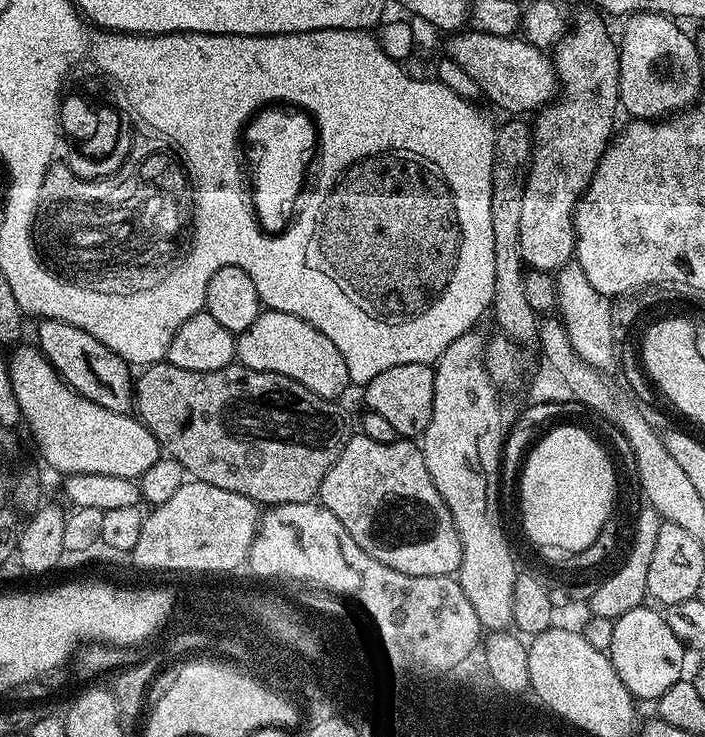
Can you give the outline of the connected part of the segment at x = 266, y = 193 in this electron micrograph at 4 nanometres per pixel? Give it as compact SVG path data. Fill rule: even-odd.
M266 108L258 112L244 131L246 152L250 154L250 198L261 229L269 234L279 234L291 223L304 172L311 156L313 159L318 142L315 123L307 113L278 109Z

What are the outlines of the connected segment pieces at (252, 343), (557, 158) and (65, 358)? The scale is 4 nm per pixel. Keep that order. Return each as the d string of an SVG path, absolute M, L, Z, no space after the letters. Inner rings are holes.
M261 311L252 325L236 336L236 360L250 370L282 374L327 400L340 398L350 388L346 361L338 346L334 346L322 330L314 330L310 322L294 318L294 314Z
M587 10L588 12L580 12L576 16L576 21L571 21L570 27L565 31L564 37L554 45L554 51L551 53L550 59L552 66L556 70L556 79L558 81L558 98L544 105L535 113L534 119L530 124L530 139L532 142L532 159L528 162L528 181L526 182L526 190L522 194L522 222L520 223L520 258L530 269L537 268L540 272L550 272L556 274L569 261L573 259L576 251L576 207L580 201L580 197L590 186L590 182L594 178L594 174L600 165L600 159L605 150L608 149L609 143L614 135L614 127L612 128L612 115L618 112L620 108L620 91L618 90L618 78L620 77L620 50L614 36L608 33L608 28L604 25L605 17L599 11Z
M58 319L40 320L37 323L36 340L40 352L51 362L59 376L82 398L98 402L111 412L128 412L134 404L134 372L125 360L110 346L102 346L94 334L78 330Z

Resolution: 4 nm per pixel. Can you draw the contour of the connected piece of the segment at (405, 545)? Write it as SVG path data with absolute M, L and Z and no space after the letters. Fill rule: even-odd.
M363 434L349 435L338 462L330 466L322 482L318 500L334 518L338 518L338 522L342 522L342 526L346 526L346 534L350 534L370 558L378 558L378 562L402 570L402 574L450 576L459 573L462 546L454 518L446 502L442 502L442 494L438 494L430 470L426 470L419 447L411 439L398 438L387 444L374 442L374 438Z

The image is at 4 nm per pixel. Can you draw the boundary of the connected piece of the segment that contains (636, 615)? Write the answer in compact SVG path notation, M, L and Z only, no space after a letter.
M648 607L626 610L626 614L615 620L614 639L610 641L607 651L618 678L622 678L622 686L626 686L628 693L640 702L659 700L666 690L670 690L670 686L674 686L674 682L685 675L684 643L678 634L674 634L674 630L670 630L670 626L666 626L663 615L655 607Z

